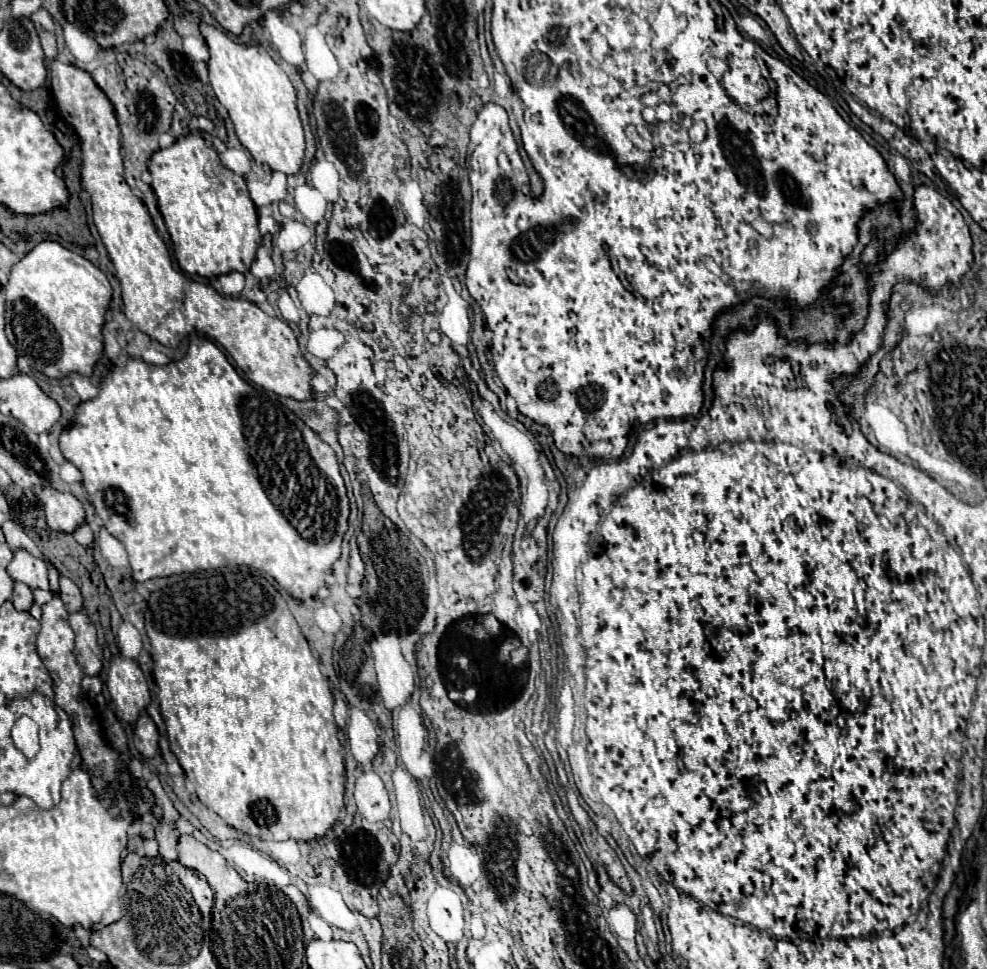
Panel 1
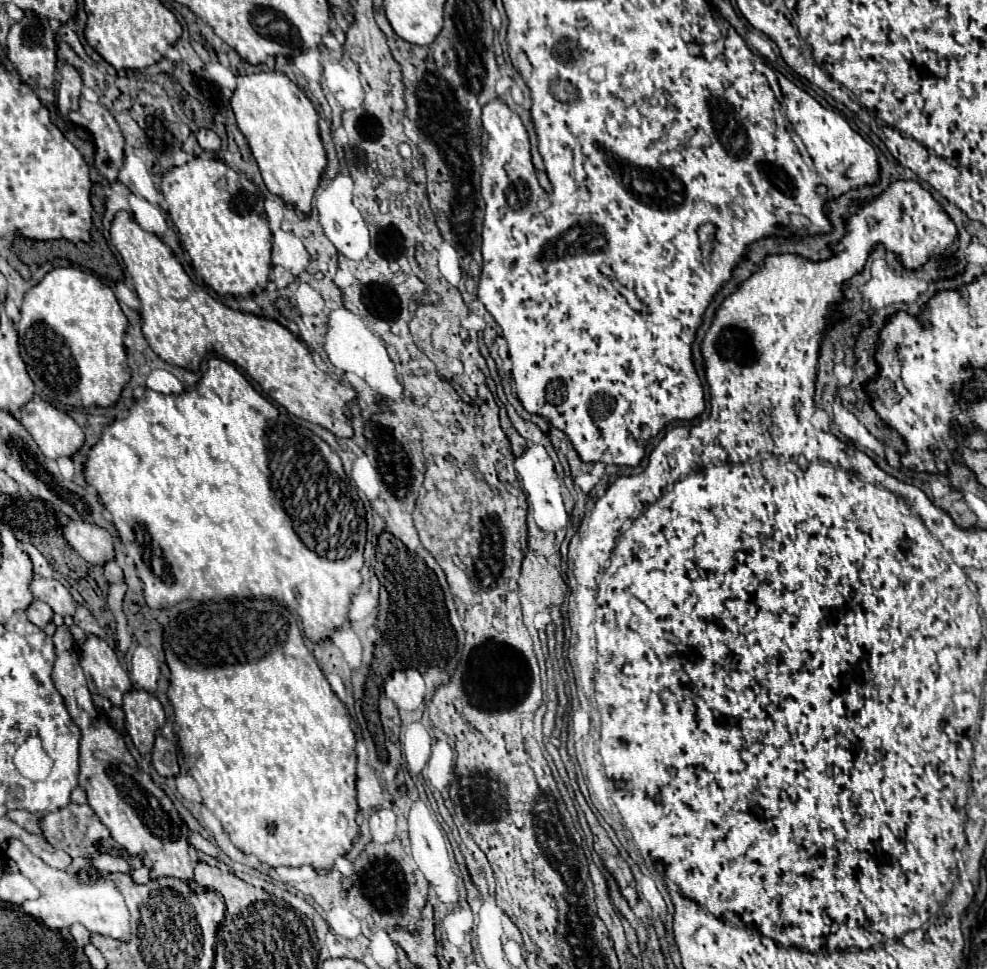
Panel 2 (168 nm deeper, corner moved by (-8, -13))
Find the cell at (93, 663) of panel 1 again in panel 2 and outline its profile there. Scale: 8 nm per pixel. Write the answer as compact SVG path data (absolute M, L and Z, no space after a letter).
M88 635L80 649L80 665L84 669L88 689L110 699L112 705L122 707L122 697L132 689L132 683L128 673L120 667L114 649L94 635Z

